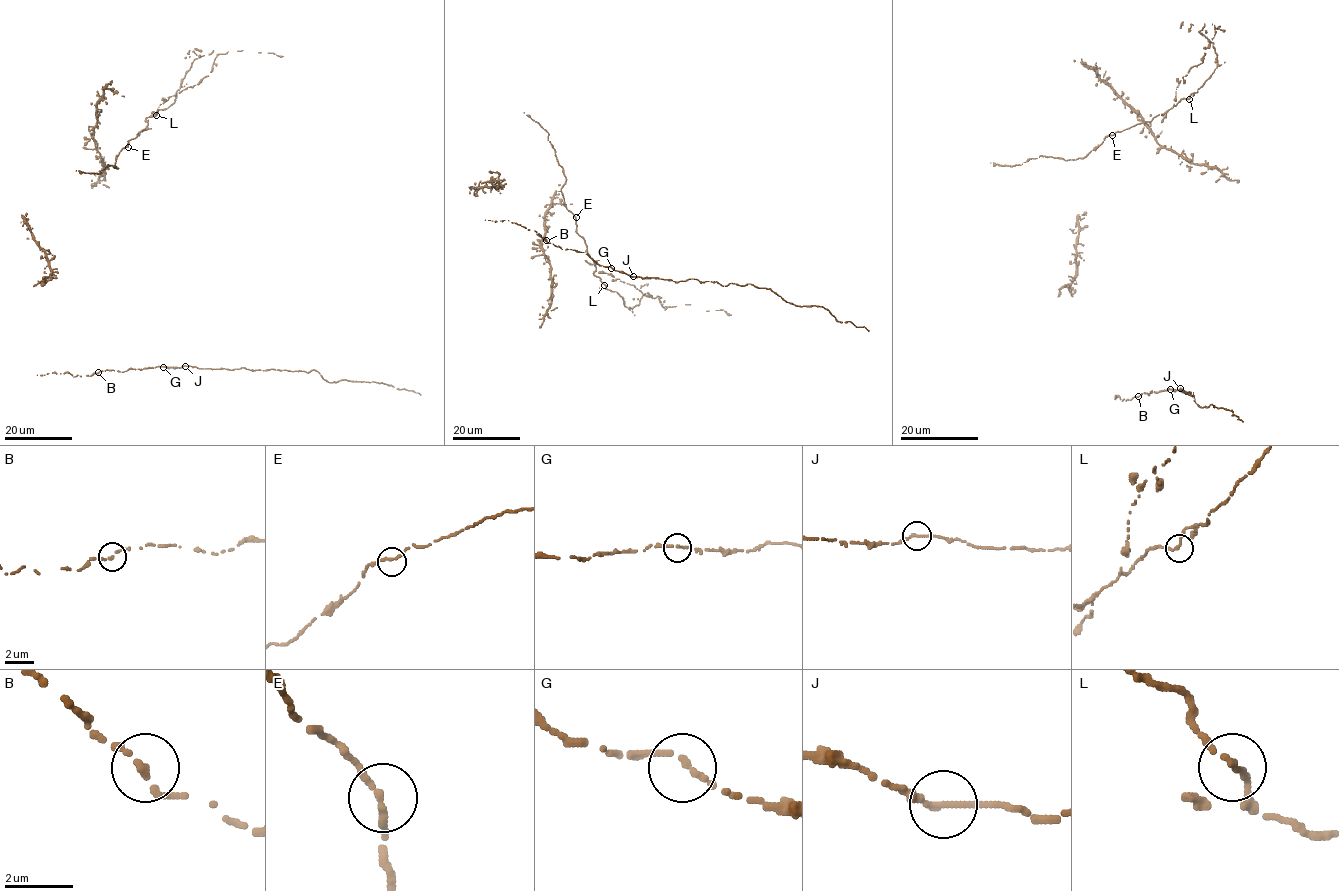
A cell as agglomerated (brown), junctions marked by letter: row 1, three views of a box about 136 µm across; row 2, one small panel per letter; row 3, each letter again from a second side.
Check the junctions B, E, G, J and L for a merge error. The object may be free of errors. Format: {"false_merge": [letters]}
{"false_merge": []}

